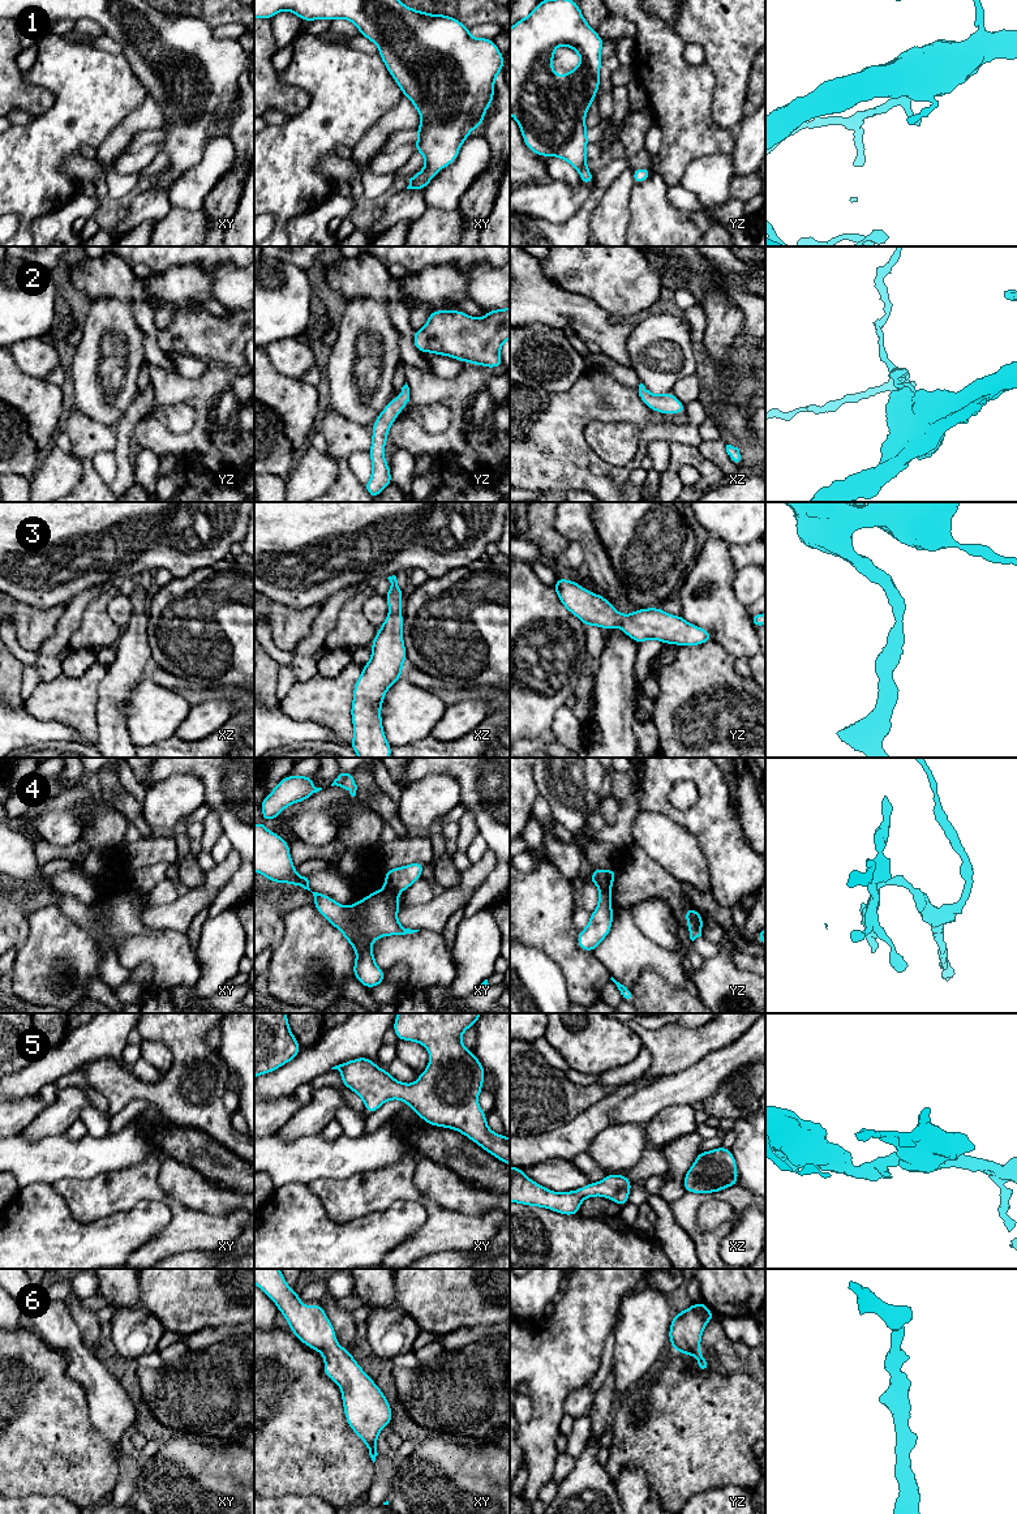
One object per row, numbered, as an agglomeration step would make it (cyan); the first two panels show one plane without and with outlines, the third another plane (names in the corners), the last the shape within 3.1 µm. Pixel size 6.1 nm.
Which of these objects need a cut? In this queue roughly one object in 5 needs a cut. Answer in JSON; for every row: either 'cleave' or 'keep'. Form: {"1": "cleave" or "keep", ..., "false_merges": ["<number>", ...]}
{"1": "keep", "2": "keep", "3": "keep", "4": "cleave", "5": "keep", "6": "keep", "false_merges": ["4"]}

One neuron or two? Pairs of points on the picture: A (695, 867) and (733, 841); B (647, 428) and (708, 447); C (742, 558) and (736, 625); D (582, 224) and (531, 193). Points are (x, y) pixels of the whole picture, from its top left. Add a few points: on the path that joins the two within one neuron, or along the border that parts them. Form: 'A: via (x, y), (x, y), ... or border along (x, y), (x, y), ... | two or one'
A: border along (691, 833), (706, 858), (712, 891) | two
B: border along (703, 441), (698, 447) | two
C: border along (729, 545), (732, 562), (737, 569) | two
D: border along (591, 194), (563, 222), (548, 222), (539, 217) | two

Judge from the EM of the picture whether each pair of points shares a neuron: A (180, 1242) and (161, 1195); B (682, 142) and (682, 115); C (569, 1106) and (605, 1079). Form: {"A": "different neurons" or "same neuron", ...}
{"A": "same neuron", "B": "same neuron", "C": "different neurons"}

